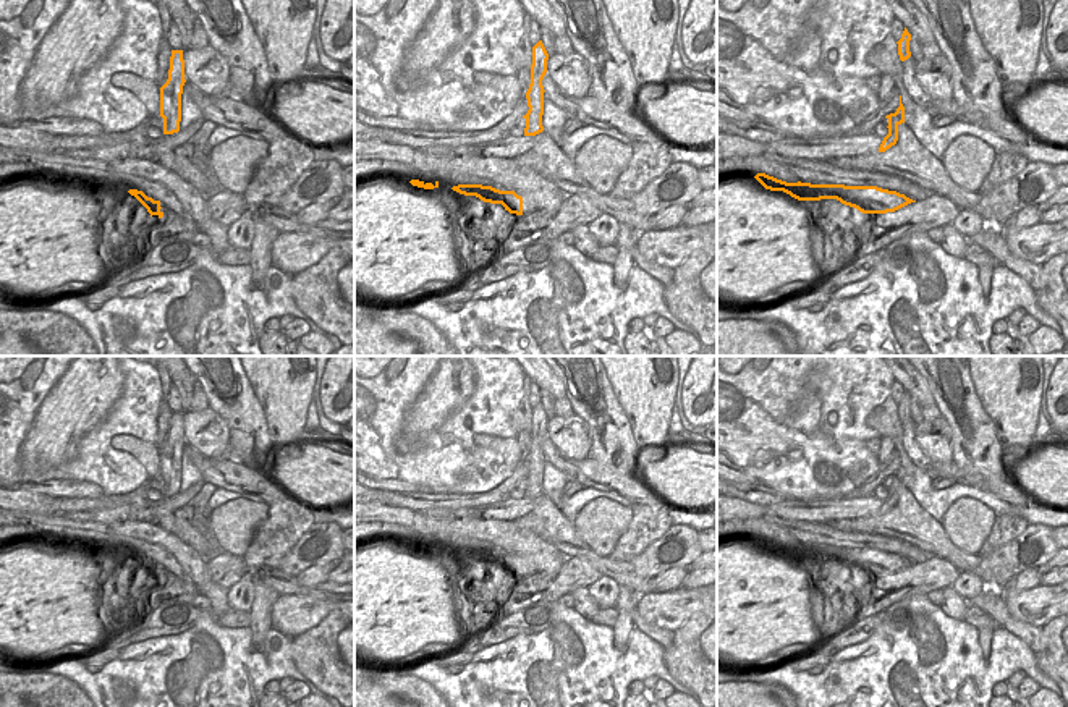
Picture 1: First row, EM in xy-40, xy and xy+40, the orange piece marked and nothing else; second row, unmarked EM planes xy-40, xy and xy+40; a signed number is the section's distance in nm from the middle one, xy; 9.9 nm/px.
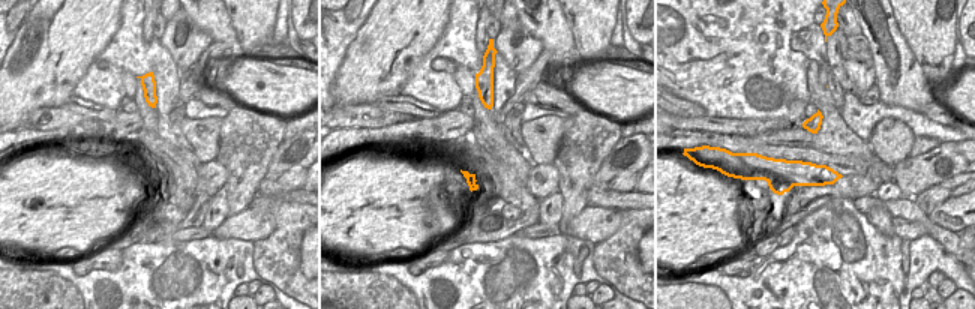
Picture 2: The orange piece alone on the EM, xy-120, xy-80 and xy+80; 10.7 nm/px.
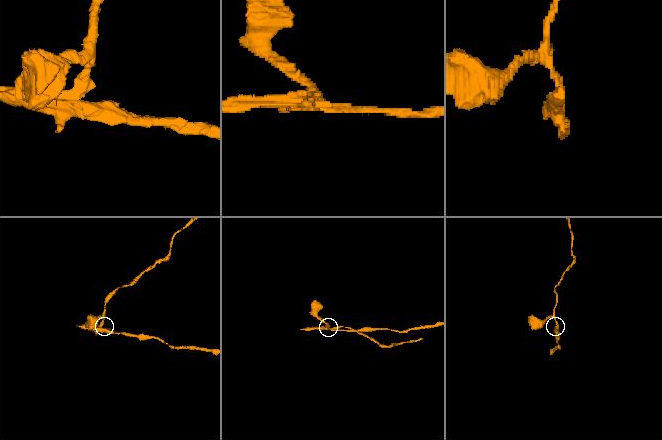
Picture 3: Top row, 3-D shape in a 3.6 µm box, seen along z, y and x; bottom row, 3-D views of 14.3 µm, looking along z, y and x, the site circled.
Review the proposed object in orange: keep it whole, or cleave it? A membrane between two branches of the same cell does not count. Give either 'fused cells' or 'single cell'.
fused cells

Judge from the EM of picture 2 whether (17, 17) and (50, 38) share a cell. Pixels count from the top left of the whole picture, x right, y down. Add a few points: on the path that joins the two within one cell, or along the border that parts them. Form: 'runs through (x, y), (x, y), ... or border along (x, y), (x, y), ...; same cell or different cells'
border along (26, 15), (15, 29); different cells

